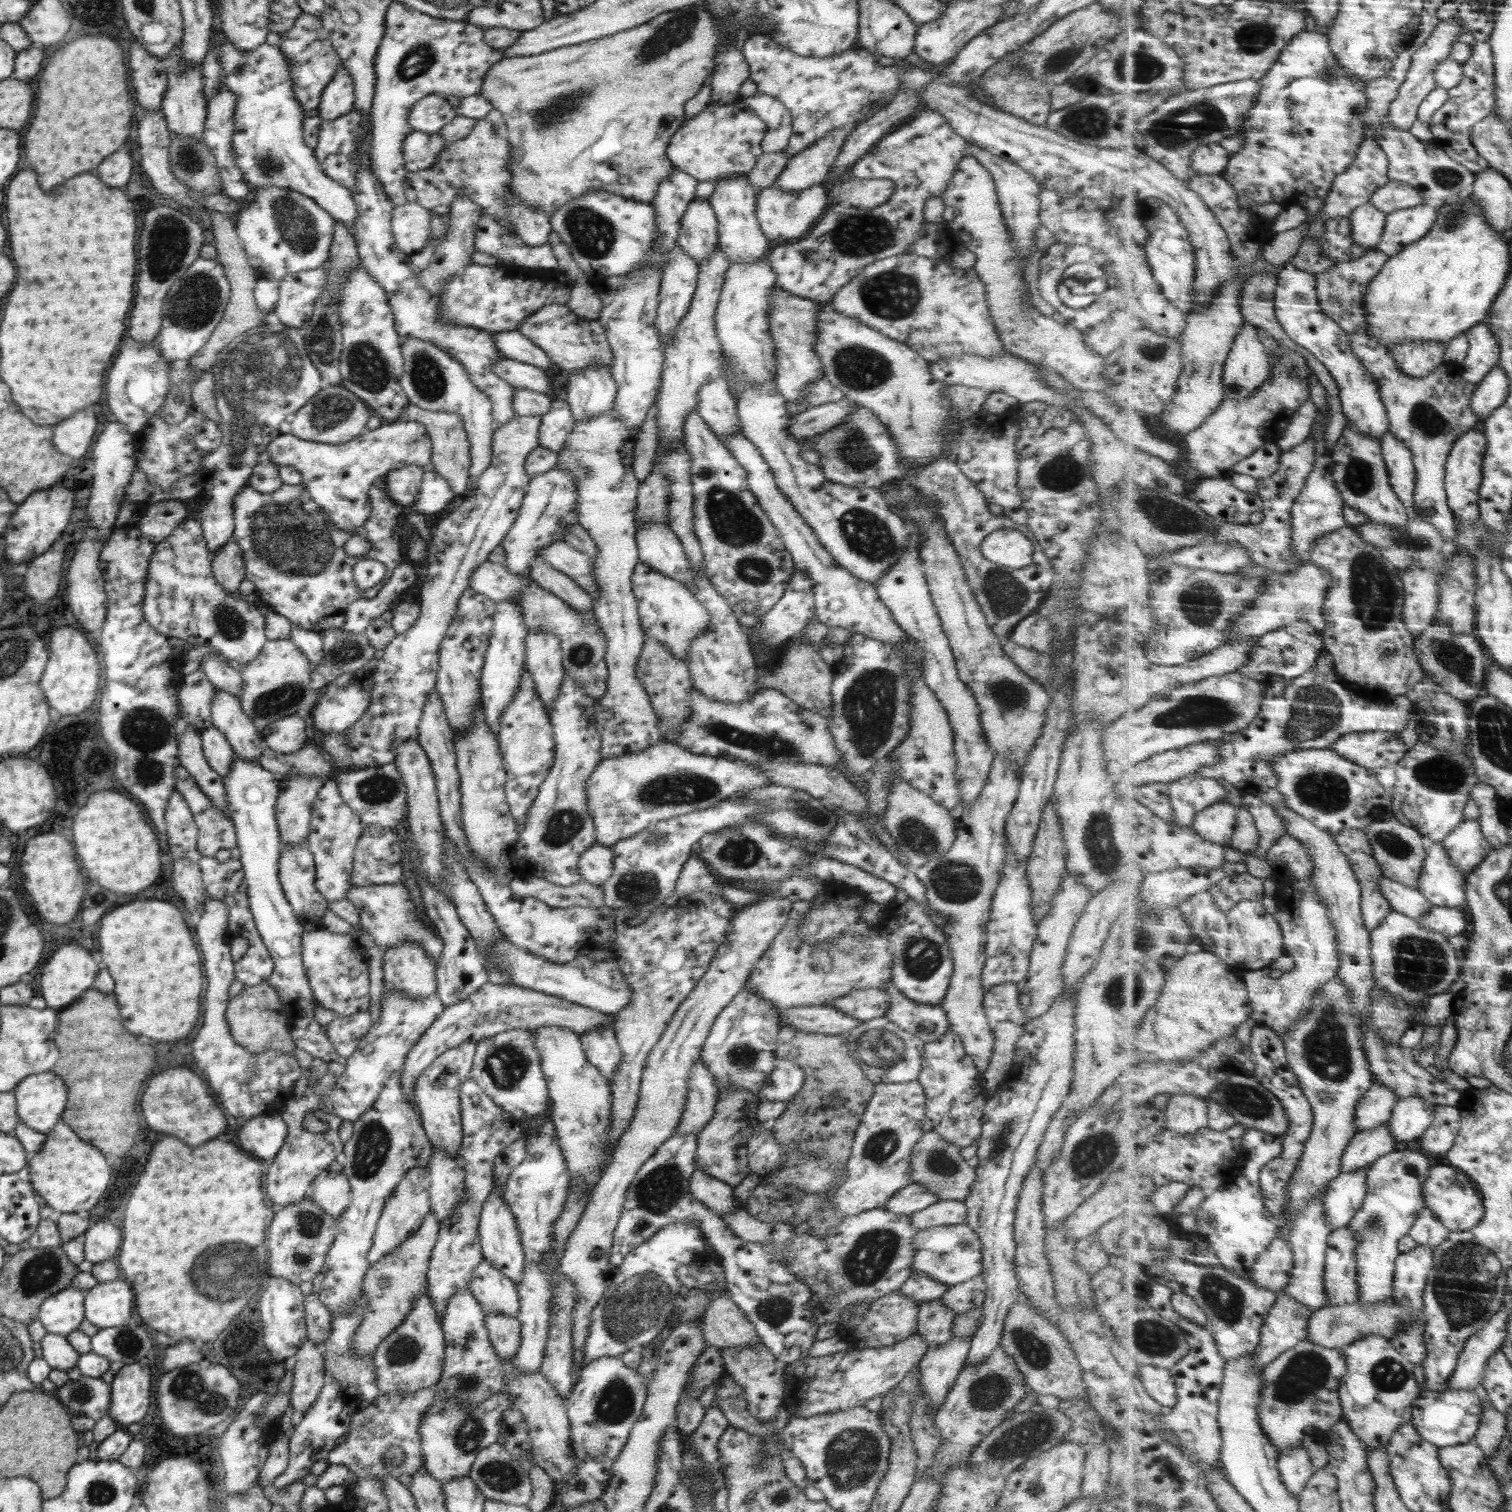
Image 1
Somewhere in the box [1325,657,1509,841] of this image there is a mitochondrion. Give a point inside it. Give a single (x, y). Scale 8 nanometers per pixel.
(1442, 774)

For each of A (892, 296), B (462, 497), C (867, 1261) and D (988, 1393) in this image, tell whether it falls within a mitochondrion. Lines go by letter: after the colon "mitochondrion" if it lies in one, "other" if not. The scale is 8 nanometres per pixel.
A: mitochondrion
B: other
C: mitochondrion
D: mitochondrion

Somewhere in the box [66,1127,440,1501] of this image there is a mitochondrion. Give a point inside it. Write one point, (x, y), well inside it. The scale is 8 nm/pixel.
(207, 1269)

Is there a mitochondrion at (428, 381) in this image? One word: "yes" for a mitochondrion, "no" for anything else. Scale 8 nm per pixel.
yes

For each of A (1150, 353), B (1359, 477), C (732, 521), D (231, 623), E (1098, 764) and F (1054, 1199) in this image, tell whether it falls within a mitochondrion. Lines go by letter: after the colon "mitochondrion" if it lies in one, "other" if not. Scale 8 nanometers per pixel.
A: mitochondrion
B: mitochondrion
C: mitochondrion
D: mitochondrion
E: other
F: other

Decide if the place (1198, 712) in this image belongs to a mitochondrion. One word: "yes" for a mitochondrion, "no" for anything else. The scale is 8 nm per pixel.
yes

